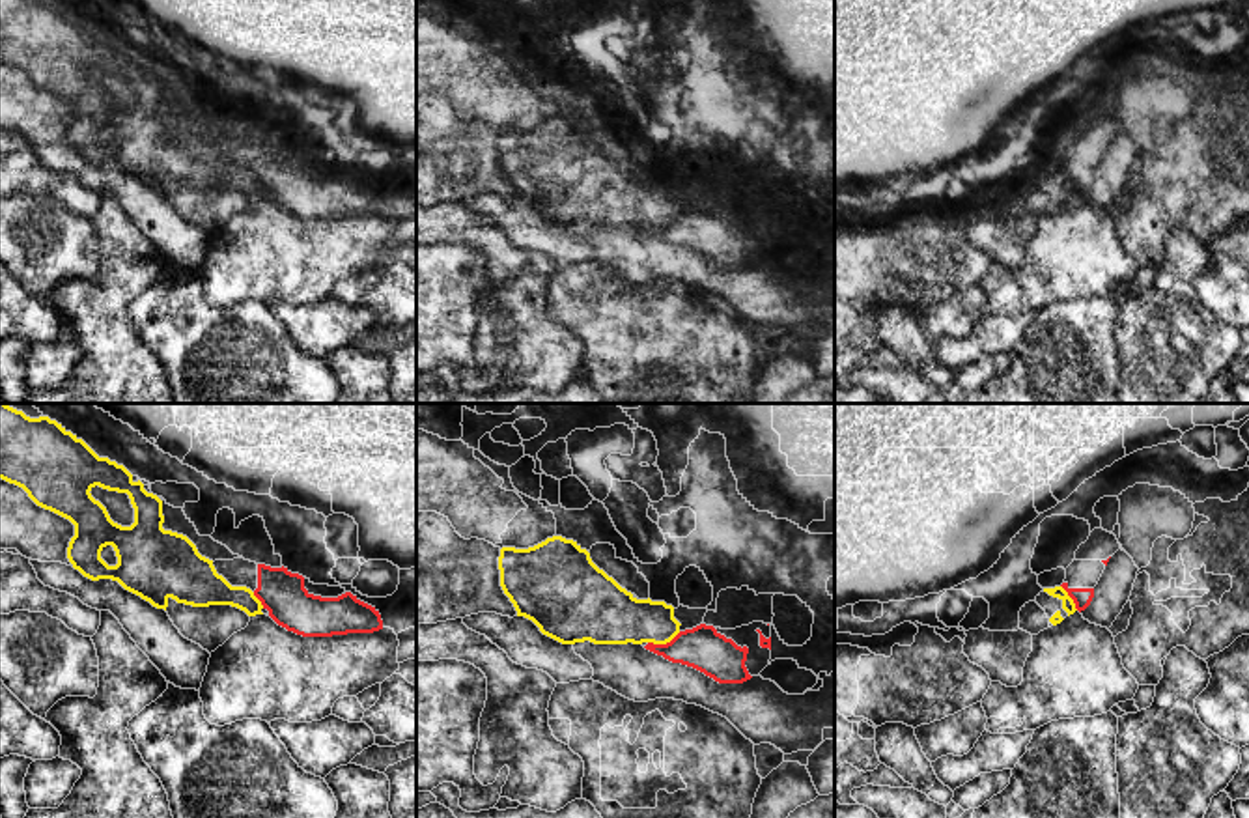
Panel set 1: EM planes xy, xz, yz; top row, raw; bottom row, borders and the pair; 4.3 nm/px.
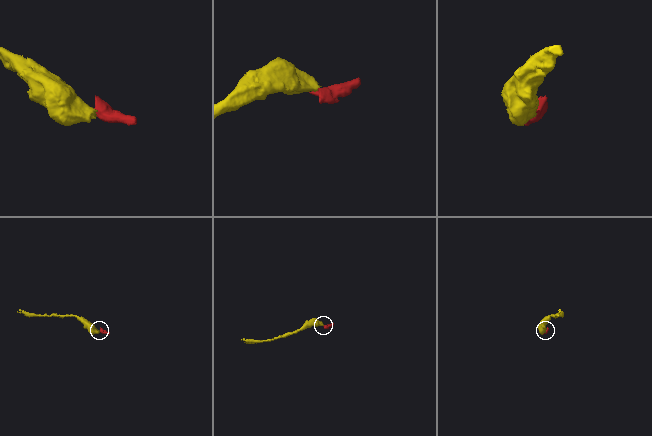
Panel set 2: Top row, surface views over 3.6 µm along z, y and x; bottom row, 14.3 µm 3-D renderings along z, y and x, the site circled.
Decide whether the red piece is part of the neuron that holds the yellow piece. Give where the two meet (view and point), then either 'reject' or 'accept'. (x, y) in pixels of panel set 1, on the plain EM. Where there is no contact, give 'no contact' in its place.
xz (663, 225) | reject

